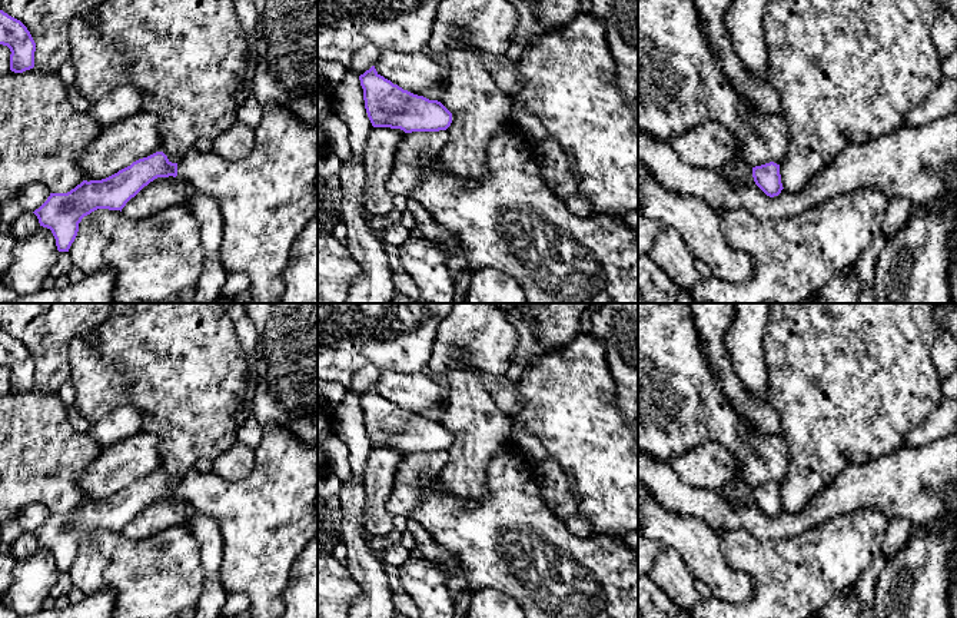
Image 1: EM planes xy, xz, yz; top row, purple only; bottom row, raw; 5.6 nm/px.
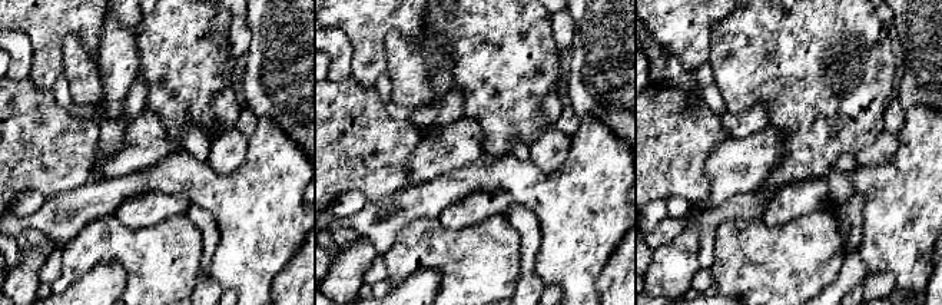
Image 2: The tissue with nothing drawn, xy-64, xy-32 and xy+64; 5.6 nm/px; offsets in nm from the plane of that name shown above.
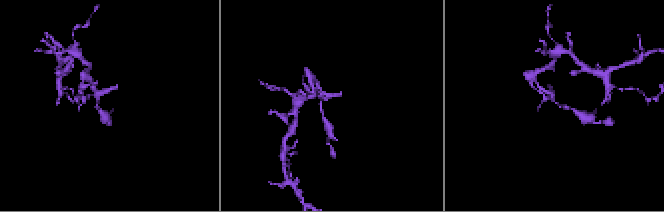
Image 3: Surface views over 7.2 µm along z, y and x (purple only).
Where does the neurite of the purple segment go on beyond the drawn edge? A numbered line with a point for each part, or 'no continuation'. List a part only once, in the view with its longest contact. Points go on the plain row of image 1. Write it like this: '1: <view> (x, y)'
1: xy (266, 518)

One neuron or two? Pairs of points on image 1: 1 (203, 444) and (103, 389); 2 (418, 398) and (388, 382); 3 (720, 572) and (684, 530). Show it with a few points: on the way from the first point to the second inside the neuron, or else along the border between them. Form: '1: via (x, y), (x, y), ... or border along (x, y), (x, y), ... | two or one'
1: via (179, 419), (158, 398), (128, 398) | one
2: via (411, 391), (395, 386) | one
3: via (710, 562), (701, 554), (700, 545), (694, 540) | one

